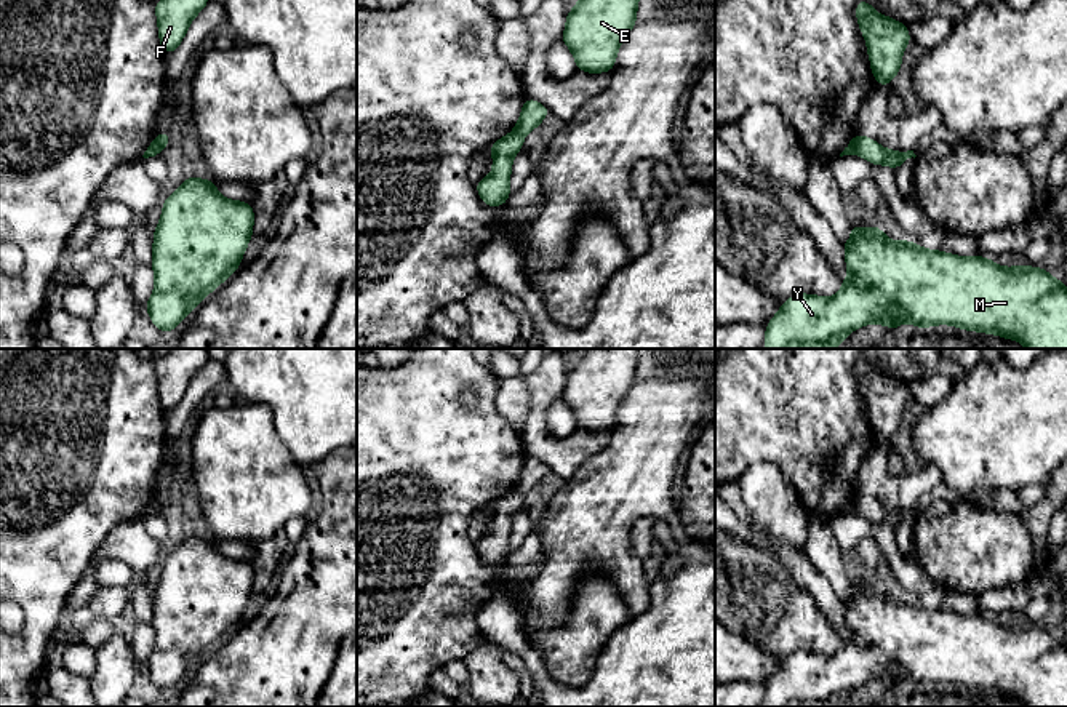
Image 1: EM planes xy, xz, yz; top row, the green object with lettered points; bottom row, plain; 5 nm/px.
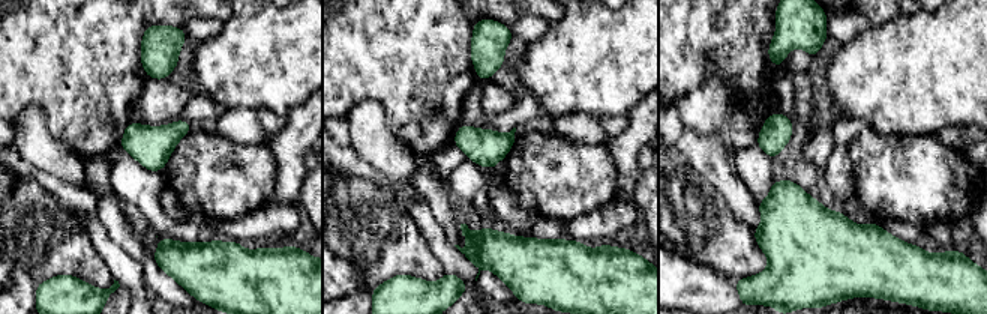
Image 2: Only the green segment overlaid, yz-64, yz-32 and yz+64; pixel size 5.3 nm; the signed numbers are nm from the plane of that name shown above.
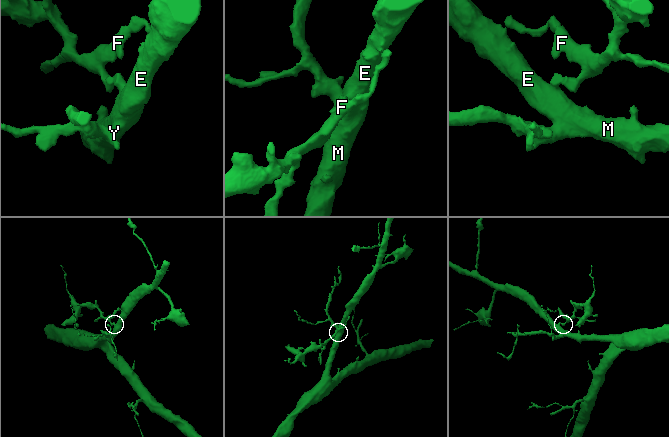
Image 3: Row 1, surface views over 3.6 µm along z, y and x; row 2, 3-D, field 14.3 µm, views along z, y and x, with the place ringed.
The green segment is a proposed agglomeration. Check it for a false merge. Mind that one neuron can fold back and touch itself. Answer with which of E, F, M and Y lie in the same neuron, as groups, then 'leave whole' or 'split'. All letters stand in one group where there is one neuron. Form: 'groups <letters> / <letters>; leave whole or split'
groups E M Y / F; split

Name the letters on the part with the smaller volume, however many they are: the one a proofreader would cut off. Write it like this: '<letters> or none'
F

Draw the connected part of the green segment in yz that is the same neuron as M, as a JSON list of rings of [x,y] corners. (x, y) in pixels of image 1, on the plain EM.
[[[853,582],[851,598],[843,600],[843,608],[845,608],[845,621],[849,629],[849,635],[841,638],[840,651],[833,656],[798,651],[793,653],[785,661],[782,661],[777,672],[766,683],[765,701],[763,701],[765,707],[811,707],[813,704],[835,707],[837,704],[841,704],[841,699],[851,689],[861,685],[870,681],[880,681],[883,685],[891,685],[893,688],[899,688],[902,680],[912,680],[913,686],[931,686],[933,683],[953,683],[960,688],[981,689],[985,693],[998,693],[1006,697],[1019,699],[1027,707],[1067,707],[1067,646],[1064,640],[1059,640],[1057,637],[1049,633],[1043,625],[1027,625],[1024,622],[1017,625],[1000,625],[993,621],[993,617],[987,617],[979,613],[973,616],[963,616],[939,608],[925,608],[917,601],[913,601],[912,598],[893,600],[885,595],[881,584],[859,585]]]

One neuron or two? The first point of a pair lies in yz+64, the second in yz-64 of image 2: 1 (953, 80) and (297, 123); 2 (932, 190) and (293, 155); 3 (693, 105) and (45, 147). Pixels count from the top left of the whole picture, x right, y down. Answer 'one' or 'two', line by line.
1: two
2: two
3: one

